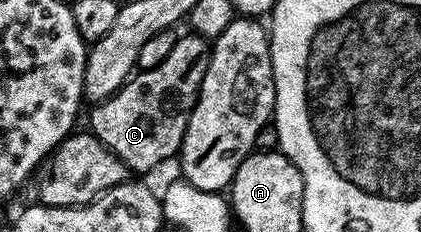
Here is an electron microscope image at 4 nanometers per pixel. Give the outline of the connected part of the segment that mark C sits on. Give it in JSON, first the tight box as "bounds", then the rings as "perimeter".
{"bounds":[90,33,211,172],"perimeter":[[[194,33],[186,34],[180,34],[176,38],[169,57],[165,57],[161,65],[132,74],[131,78],[123,84],[122,89],[90,108],[92,110],[90,134],[98,137],[119,158],[127,166],[128,172],[151,171],[154,167],[161,166],[166,159],[174,160],[181,149],[187,122],[192,109],[195,108],[195,99],[199,96],[201,81],[209,69],[211,60],[211,47],[208,40]]]}

